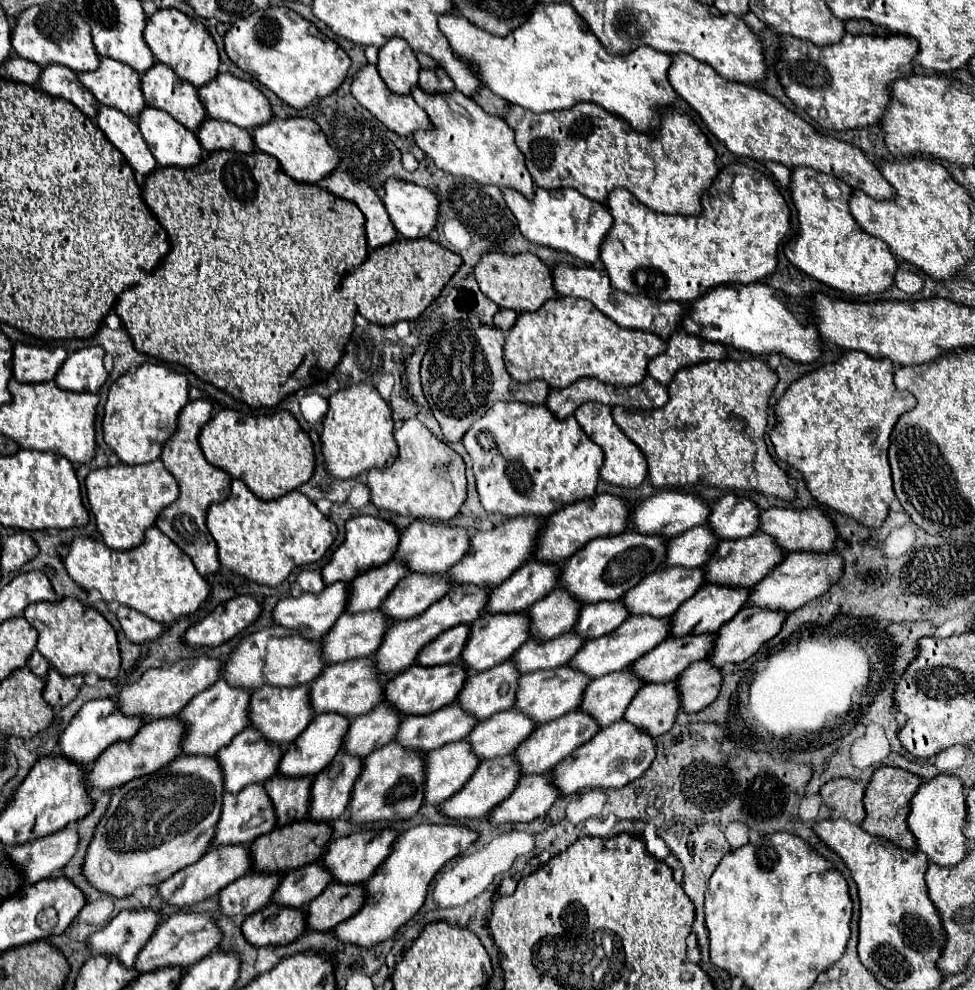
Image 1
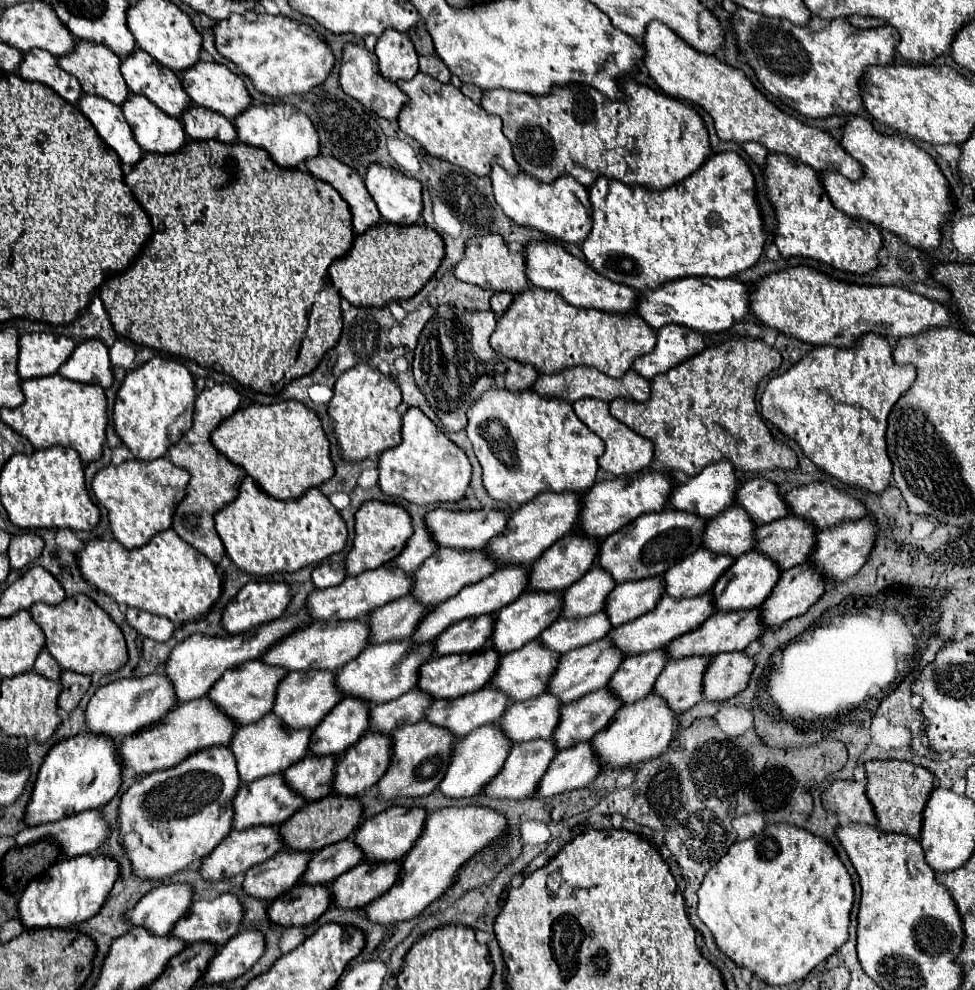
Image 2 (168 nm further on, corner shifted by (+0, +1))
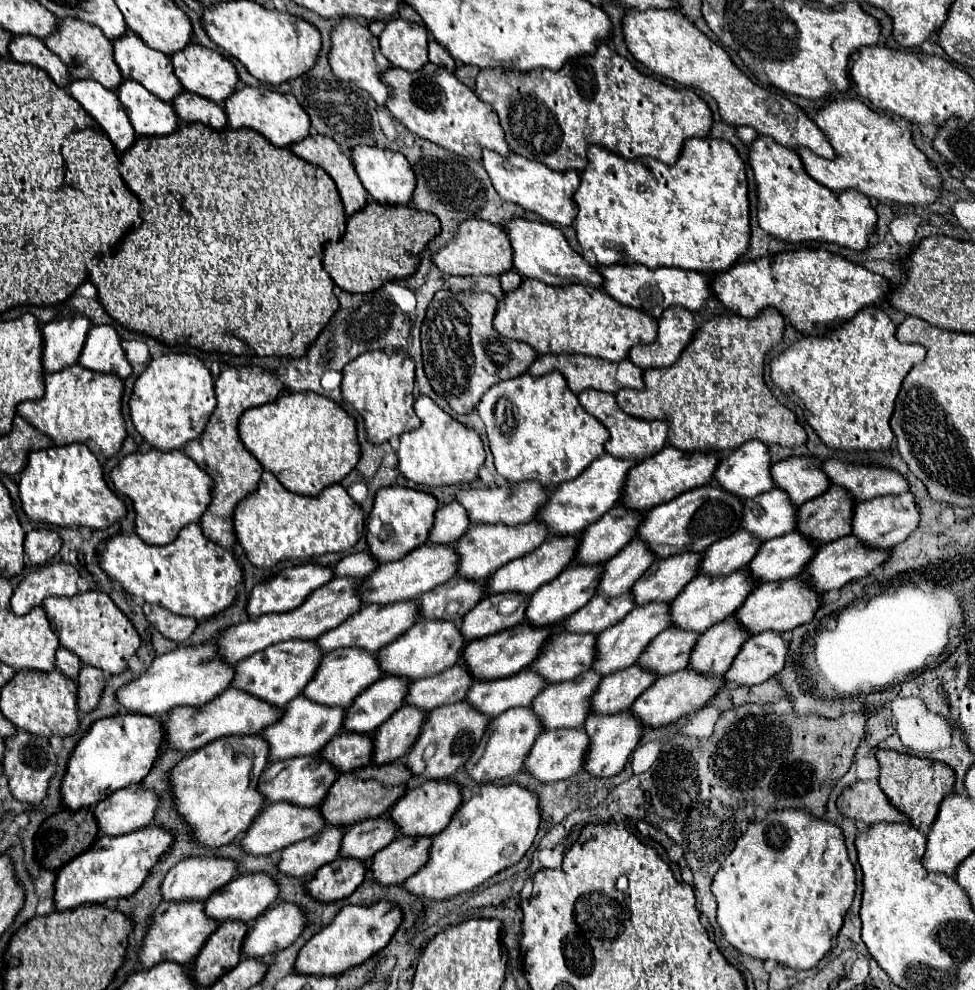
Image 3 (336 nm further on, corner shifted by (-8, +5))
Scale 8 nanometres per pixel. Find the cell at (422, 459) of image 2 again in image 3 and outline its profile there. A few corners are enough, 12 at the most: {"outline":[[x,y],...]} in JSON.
{"outline":[[414,402],[400,436],[398,470],[420,486],[464,484],[484,464],[480,434]]}

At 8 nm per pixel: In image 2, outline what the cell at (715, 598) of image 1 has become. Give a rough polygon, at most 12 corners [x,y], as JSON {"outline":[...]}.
{"outline":[[756,552],[718,578],[716,612],[758,608],[780,570]]}

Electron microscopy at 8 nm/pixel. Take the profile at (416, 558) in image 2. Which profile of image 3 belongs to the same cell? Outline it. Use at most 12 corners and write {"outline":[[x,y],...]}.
{"outline":[[460,502],[436,512],[430,542],[454,544],[468,530]]}

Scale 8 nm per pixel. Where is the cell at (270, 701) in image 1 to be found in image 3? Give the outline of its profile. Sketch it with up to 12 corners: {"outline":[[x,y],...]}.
{"outline":[[332,650],[302,694],[348,708],[378,682],[376,654]]}

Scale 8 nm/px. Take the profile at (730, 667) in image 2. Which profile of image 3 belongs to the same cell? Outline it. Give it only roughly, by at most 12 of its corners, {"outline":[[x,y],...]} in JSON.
{"outline":[[780,632],[750,636],[726,682],[762,684],[782,672],[788,640]]}

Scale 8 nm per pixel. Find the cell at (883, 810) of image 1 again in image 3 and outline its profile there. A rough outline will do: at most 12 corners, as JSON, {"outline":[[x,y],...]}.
{"outline":[[876,750],[880,788],[918,828],[956,774],[936,760]]}

